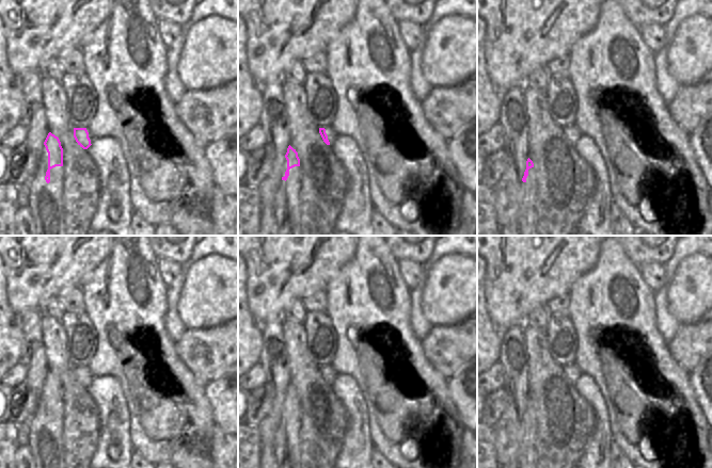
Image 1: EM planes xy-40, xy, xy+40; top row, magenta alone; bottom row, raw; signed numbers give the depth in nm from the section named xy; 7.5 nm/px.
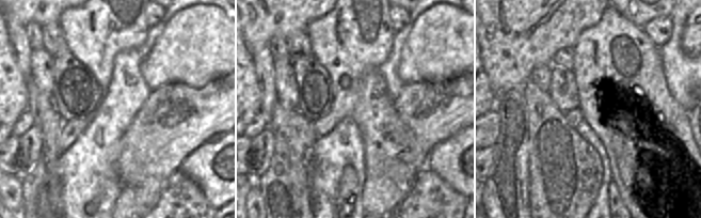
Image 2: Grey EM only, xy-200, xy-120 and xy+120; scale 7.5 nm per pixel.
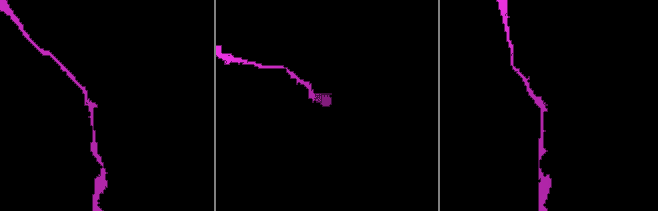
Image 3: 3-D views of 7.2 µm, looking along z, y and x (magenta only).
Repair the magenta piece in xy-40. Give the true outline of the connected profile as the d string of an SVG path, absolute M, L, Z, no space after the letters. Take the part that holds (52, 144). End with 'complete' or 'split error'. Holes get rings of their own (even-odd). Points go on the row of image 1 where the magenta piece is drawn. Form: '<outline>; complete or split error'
M48 133L44 145L48 152L48 170L46 172L45 180L47 183L50 182L50 170L56 166L63 166L63 148L58 136Z; complete

